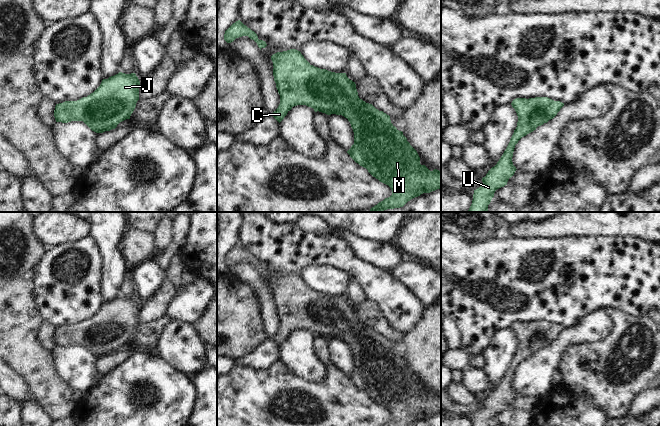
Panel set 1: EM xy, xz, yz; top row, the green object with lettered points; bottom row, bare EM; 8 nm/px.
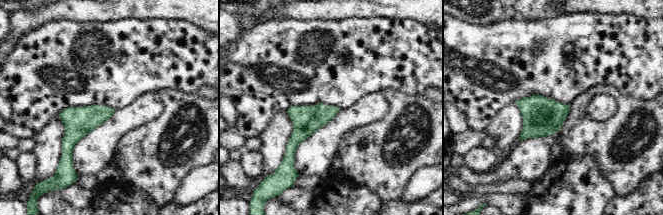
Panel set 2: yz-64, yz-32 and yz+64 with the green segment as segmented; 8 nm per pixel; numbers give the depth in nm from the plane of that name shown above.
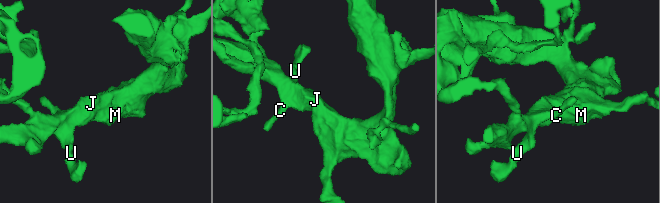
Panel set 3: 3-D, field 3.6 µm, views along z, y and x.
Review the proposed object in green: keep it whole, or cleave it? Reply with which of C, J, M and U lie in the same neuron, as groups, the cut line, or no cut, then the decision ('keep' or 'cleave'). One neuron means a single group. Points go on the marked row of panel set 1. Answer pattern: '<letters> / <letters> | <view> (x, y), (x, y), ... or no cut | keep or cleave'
C J M U | no cut | keep

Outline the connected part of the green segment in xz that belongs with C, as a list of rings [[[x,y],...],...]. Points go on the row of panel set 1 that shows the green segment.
[[[296,49],[277,52],[271,56],[273,76],[280,95],[280,104],[271,114],[279,123],[297,105],[306,105],[327,115],[342,115],[348,119],[354,132],[354,144],[347,151],[350,157],[380,182],[388,185],[392,195],[370,209],[383,212],[403,207],[423,193],[441,189],[441,171],[430,171],[420,164],[417,151],[390,120],[390,116],[359,98],[356,84],[346,73],[335,73],[311,65]]]

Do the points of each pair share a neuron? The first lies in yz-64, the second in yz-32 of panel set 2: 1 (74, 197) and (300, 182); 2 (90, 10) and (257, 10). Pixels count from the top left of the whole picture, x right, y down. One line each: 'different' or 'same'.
1: different
2: different

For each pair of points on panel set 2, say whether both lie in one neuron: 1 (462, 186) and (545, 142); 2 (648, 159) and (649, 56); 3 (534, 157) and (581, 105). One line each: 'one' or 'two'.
1: two
2: two
3: two

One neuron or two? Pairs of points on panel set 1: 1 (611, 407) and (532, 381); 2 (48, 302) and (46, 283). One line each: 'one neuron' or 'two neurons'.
1: two neurons
2: one neuron

